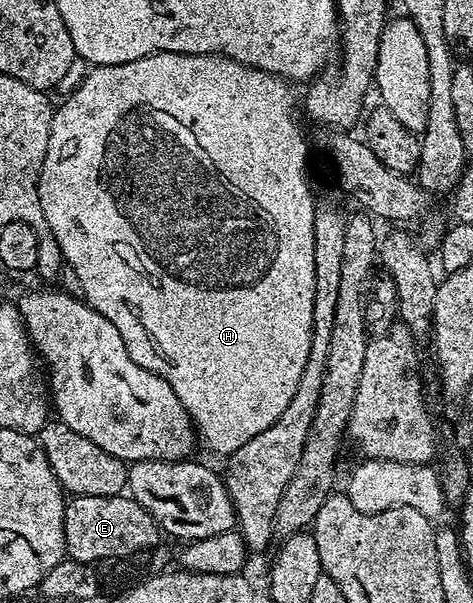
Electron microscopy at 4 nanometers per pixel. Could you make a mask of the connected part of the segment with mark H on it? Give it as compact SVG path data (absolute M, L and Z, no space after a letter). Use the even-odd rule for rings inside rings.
M155 52L155 53L153 53L153 55L152 55L152 56L146 56L146 57L145 57L145 58L141 58L141 59L140 59L140 60L134 60L134 61L133 61L133 62L129 62L129 63L128 63L128 64L101 64L101 65L98 65L98 66L95 66L95 67L92 67L92 68L91 68L91 69L90 69L90 71L91 71L91 73L89 73L89 74L88 74L88 76L87 76L87 77L85 77L85 78L84 78L84 80L83 80L83 81L81 81L81 82L80 82L80 84L79 84L79 85L77 85L77 86L76 86L76 88L75 88L75 89L73 89L73 90L72 90L72 92L71 92L71 97L69 97L69 98L68 98L68 100L67 100L67 101L65 101L65 102L64 102L64 104L63 104L63 105L61 105L61 106L60 106L60 108L59 108L59 105L58 105L58 107L56 107L56 108L55 108L55 109L54 109L54 114L55 114L55 117L54 117L54 118L53 118L53 122L52 122L52 123L51 123L51 133L50 133L50 134L49 134L49 150L48 150L48 151L47 151L47 153L46 153L46 154L45 154L45 162L44 162L44 163L43 163L43 169L42 169L42 170L41 170L41 174L40 174L40 175L39 175L39 197L40 197L40 198L41 198L41 210L42 210L42 211L43 211L43 213L44 213L44 214L45 214L45 222L49 222L49 230L53 230L53 238L57 238L57 246L61 246L61 254L62 254L62 255L63 255L63 258L64 258L64 261L65 261L65 264L66 264L66 267L67 267L67 268L68 268L68 269L69 269L69 272L72 272L72 274L73 274L73 275L75 275L75 280L76 280L76 282L77 282L77 283L79 283L79 288L80 288L80 290L79 290L79 289L78 289L78 291L79 291L79 292L80 292L80 293L81 293L81 296L82 296L82 299L83 299L83 300L84 300L84 301L86 301L86 303L88 303L88 304L90 304L90 305L91 305L91 308L92 308L92 309L93 309L93 310L97 310L97 314L101 314L101 315L102 315L102 316L104 316L104 317L105 317L105 318L109 318L109 322L113 322L113 326L117 326L117 334L121 334L121 342L125 342L125 350L129 350L129 358L133 358L133 362L137 362L137 366L141 366L141 367L142 367L142 368L144 368L144 369L145 369L145 370L149 370L149 371L150 371L150 372L152 372L152 373L153 373L153 374L157 374L157 375L158 375L158 376L160 376L160 377L161 377L161 378L165 378L165 382L169 382L169 386L173 386L173 394L177 394L177 398L181 398L181 406L185 406L185 410L186 410L186 411L187 411L187 413L189 413L189 415L191 415L191 422L192 422L192 424L194 424L194 425L195 425L195 431L196 431L196 433L197 433L197 436L198 436L198 439L199 439L199 440L200 440L200 441L202 441L202 443L203 443L203 440L204 440L204 442L205 442L205 443L207 443L207 444L208 444L208 446L209 446L209 447L211 447L211 448L212 448L212 450L213 450L213 451L215 451L215 452L223 452L223 453L222 453L222 454L230 454L230 453L233 453L233 452L235 452L235 451L237 451L237 450L238 450L238 448L240 448L240 447L241 447L241 446L245 446L245 442L249 442L249 438L253 438L253 437L254 437L254 436L255 436L255 435L256 435L256 434L261 434L261 430L266 430L266 428L268 428L268 426L273 426L273 422L277 422L277 418L281 418L281 410L285 410L285 406L289 406L289 398L293 398L293 390L297 390L297 382L301 382L301 370L305 370L305 358L309 358L309 346L310 346L310 345L311 345L311 331L312 331L312 330L313 330L313 218L314 218L314 217L315 217L315 201L316 201L316 197L315 197L315 196L314 196L314 195L312 195L312 196L311 196L311 188L310 188L310 186L309 186L309 185L307 185L307 172L306 172L306 168L307 168L307 144L308 144L308 148L309 148L309 140L306 140L306 138L305 138L305 137L303 137L303 132L302 132L302 130L301 130L301 129L299 129L299 124L298 124L298 122L297 122L297 121L295 121L295 104L296 104L296 108L297 108L297 96L296 96L296 100L295 100L295 96L294 96L294 94L293 94L293 93L291 93L291 88L292 88L292 85L291 85L291 84L290 84L290 83L288 83L288 81L286 81L286 80L284 80L284 79L283 79L283 77L281 77L281 76L274 76L274 74L273 74L273 73L271 73L271 72L262 72L262 71L261 71L261 70L260 70L260 69L259 69L259 68L247 68L247 67L246 67L246 66L245 66L245 65L244 65L244 64L242 64L242 63L241 63L241 62L237 62L237 61L236 61L236 60L230 60L230 59L229 59L229 57L227 57L227 56L212 56L212 55L209 55L209 56L198 56L198 55L197 55L197 54L185 54L185 53L184 53L184 52Z

